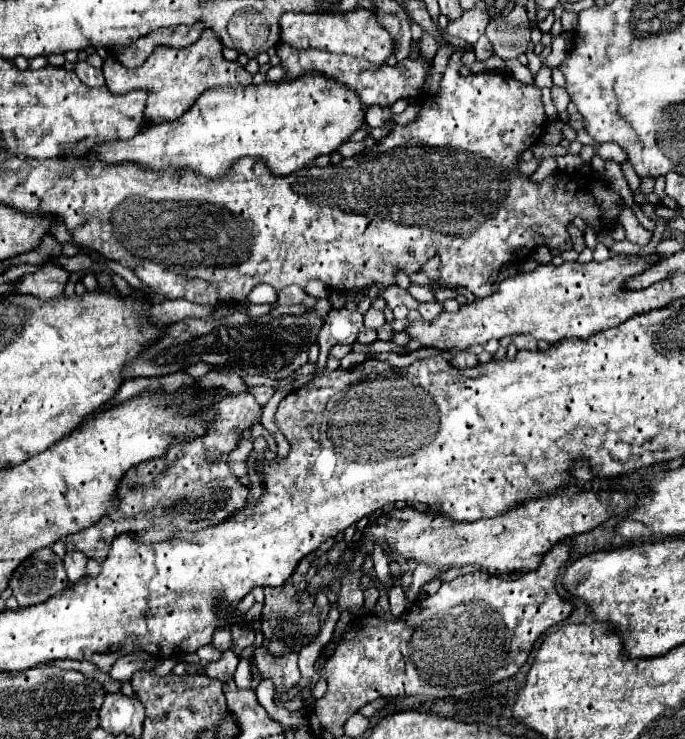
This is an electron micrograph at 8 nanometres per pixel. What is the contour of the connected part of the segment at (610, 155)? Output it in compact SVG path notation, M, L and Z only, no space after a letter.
M614 142L610 144L596 144L594 146L594 156L600 156L604 162L606 160L614 160L618 164L622 164L626 158L624 158L624 150L620 150L620 146L616 146Z

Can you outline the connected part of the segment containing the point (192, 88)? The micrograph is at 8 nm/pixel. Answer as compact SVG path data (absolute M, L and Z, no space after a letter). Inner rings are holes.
M204 30L204 34L194 42L192 46L186 48L168 48L160 46L154 50L152 58L148 58L140 68L124 68L116 58L106 58L102 66L106 86L112 94L128 94L132 90L146 90L148 100L146 100L146 110L144 110L144 120L150 124L162 124L180 118L192 102L208 88L214 86L234 86L242 84L248 86L252 84L252 74L248 82L248 72L240 62L230 62L222 56L222 44L218 42L216 34L212 30Z

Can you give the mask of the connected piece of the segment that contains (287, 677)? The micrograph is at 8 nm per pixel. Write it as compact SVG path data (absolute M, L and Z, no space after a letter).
M256 646L254 660L262 678L270 678L276 690L280 692L286 692L300 682L298 652L290 652L286 656L274 656L274 654L268 654L264 646Z

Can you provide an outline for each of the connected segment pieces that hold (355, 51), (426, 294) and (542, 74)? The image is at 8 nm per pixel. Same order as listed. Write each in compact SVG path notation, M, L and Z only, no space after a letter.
M354 8L352 12L312 12L312 14L282 14L280 18L280 42L296 50L324 50L330 54L364 56L372 64L384 64L392 50L390 34L376 22L374 12L366 8Z
M410 284L408 286L408 292L412 294L412 298L416 298L418 302L432 302L434 296L430 292L428 286L418 286L418 284Z
M542 66L537 73L537 76L534 78L533 84L538 86L539 88L551 88L553 86L552 69Z

